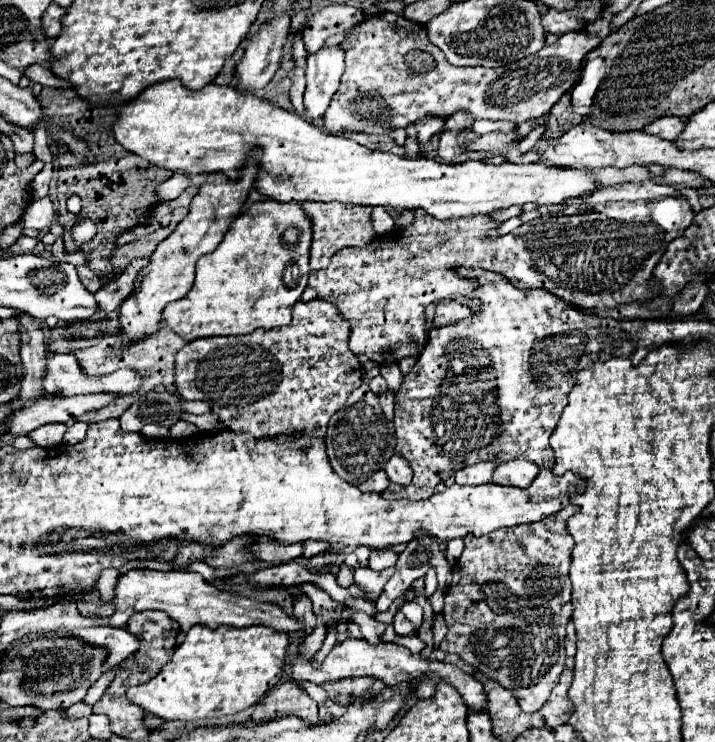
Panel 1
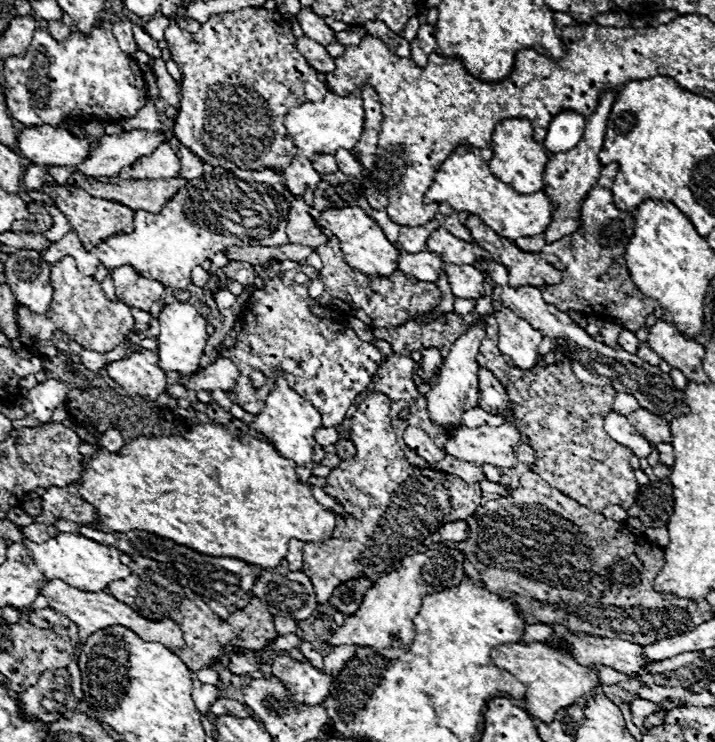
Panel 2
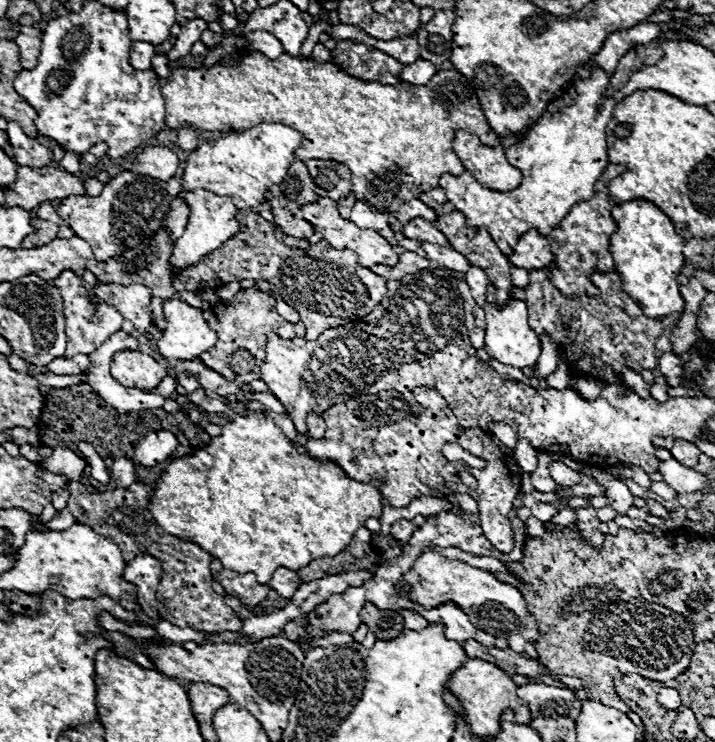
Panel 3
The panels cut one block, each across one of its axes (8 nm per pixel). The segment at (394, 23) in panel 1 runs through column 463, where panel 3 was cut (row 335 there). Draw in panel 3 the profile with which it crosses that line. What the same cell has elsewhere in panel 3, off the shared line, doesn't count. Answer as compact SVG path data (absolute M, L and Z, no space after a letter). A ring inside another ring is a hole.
M64 270L52 284L60 290L60 296L64 300L66 336L68 336L68 348L66 348L64 358L74 358L76 354L94 352L104 340L108 340L108 336L112 336L112 332L120 330L120 326L124 322L120 312L116 312L112 306L108 306L100 300L92 300L90 292L86 292L86 288L82 286L82 282L76 274L72 274L70 270Z

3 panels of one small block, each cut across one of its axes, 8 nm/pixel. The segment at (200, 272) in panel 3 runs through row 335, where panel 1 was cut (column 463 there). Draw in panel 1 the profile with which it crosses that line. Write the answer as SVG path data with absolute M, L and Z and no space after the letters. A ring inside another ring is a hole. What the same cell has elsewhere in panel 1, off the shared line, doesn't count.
M450 302L450 304L438 304L436 306L436 316L434 316L434 326L448 326L448 324L456 324L460 320L468 320L472 318L474 312L468 306L462 306L458 302Z

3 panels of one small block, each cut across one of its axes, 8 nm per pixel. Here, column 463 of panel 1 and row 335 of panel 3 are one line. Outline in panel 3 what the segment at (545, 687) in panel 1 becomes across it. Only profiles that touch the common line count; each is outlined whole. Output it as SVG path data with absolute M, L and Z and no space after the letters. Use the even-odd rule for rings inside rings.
M530 270L530 284L526 292L526 304L530 324L536 332L550 332L558 344L560 358L564 356L570 370L582 376L608 384L622 384L622 368L630 366L636 372L644 368L656 368L654 340L662 334L662 322L644 316L642 308L628 298L622 290L622 280L616 272L592 274L592 282L600 288L600 296L584 296L578 300L562 296L556 286L548 280L546 270Z

